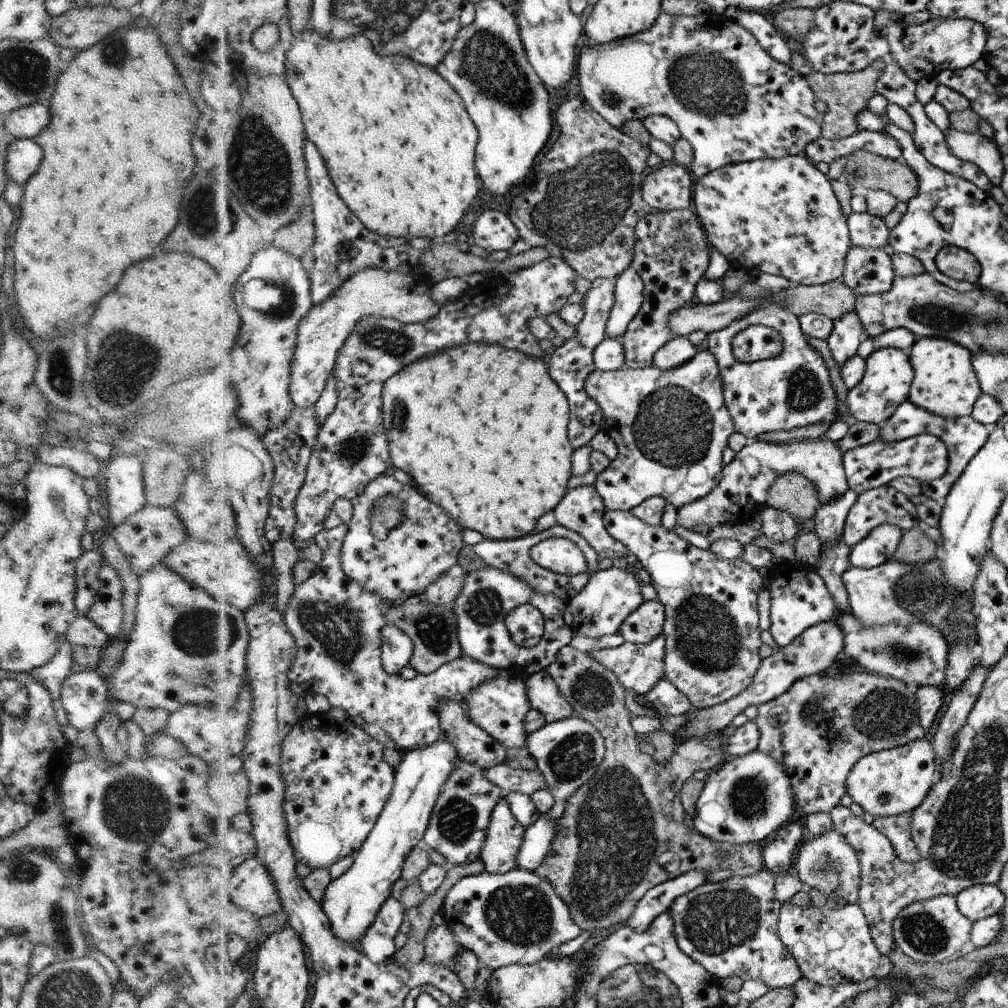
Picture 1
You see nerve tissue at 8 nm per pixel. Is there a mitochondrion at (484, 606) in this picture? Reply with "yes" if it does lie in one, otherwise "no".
yes

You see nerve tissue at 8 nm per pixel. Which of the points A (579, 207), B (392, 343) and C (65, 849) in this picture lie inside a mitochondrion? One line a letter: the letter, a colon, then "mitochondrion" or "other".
A: mitochondrion
B: mitochondrion
C: other

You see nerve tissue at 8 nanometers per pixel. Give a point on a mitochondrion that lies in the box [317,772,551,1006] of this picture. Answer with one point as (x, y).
(457, 822)

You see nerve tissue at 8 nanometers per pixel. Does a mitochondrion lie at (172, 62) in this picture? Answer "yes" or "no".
no

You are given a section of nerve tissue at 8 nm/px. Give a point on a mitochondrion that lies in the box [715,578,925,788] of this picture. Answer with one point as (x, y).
(885, 715)

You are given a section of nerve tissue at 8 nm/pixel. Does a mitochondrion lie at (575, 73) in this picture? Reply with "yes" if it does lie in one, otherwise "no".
no

